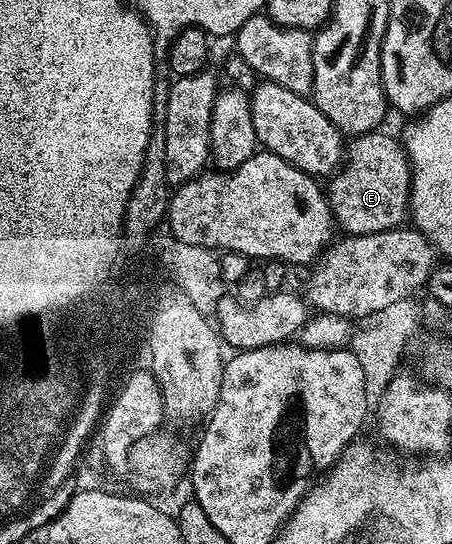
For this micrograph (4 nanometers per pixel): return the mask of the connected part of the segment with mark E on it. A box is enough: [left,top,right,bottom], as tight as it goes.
[328,129,412,235]

